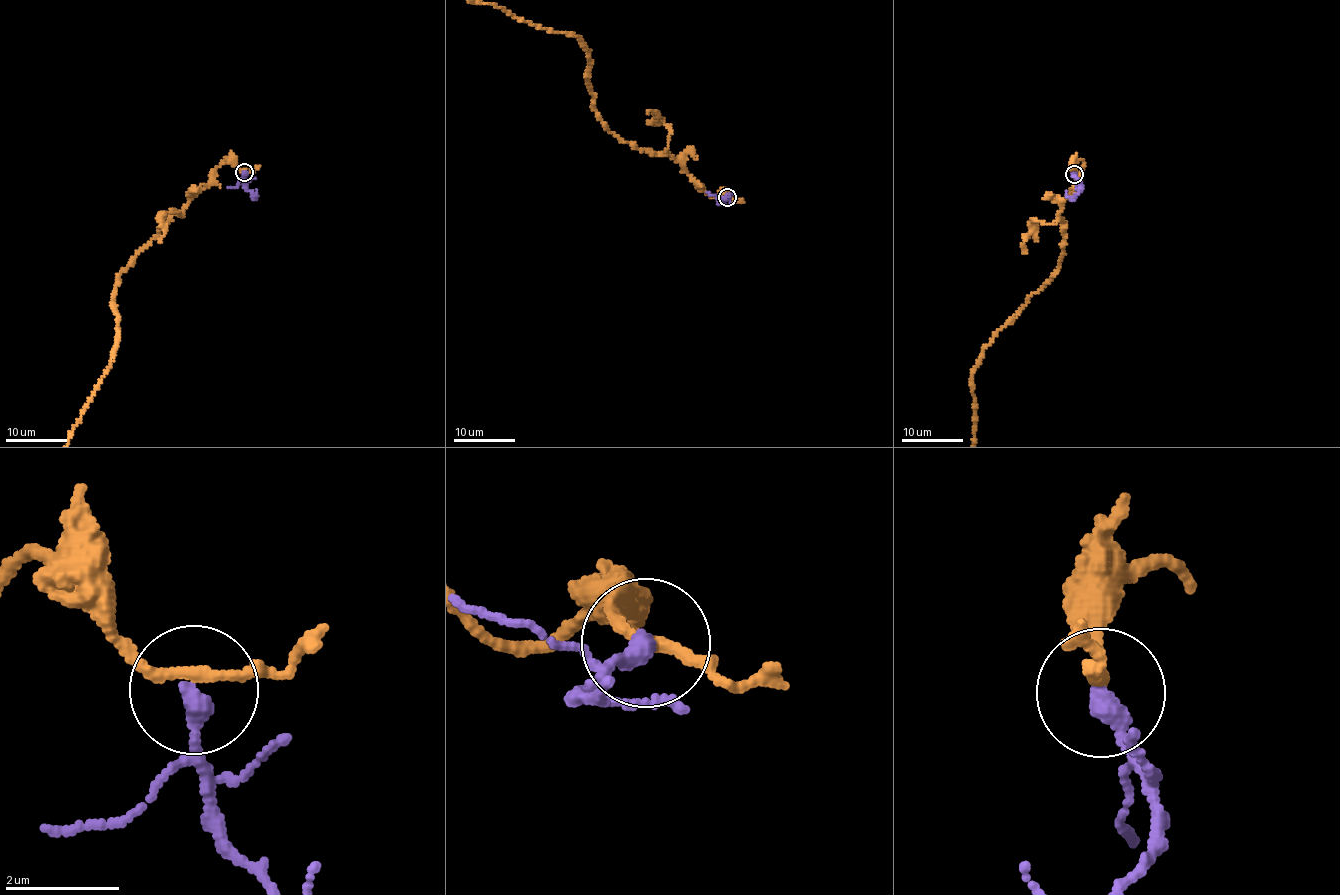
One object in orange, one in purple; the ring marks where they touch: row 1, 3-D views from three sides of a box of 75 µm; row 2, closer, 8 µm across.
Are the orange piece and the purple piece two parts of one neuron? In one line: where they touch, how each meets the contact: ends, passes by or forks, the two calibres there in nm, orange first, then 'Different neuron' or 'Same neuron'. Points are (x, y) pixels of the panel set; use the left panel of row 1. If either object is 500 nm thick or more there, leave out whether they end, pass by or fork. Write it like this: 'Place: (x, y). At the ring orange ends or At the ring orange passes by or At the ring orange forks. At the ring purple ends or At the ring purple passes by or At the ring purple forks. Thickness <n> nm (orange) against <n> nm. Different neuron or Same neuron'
Place: (244, 172). At the ring orange passes by. At the ring purple ends. Thickness 180 nm (orange) against 360 nm. Different neuron

